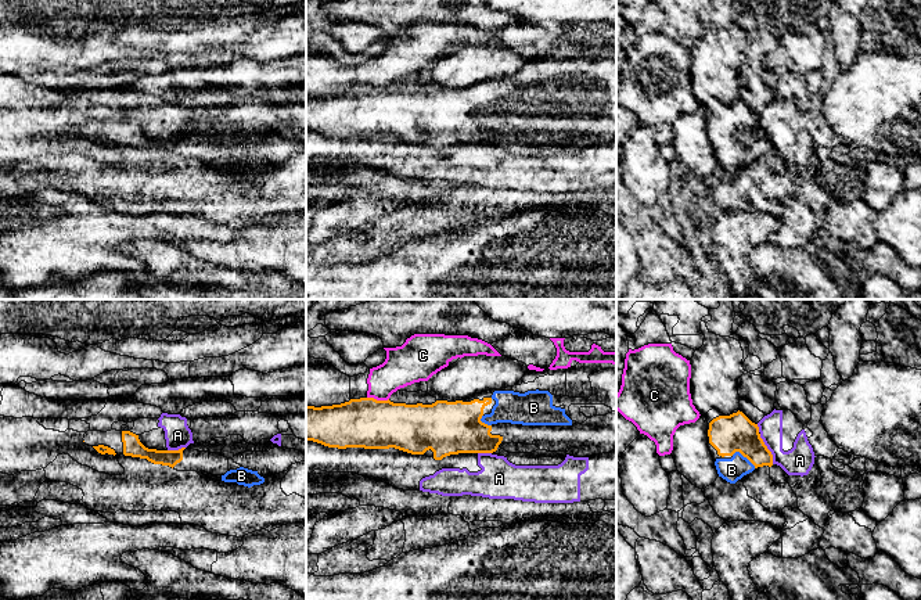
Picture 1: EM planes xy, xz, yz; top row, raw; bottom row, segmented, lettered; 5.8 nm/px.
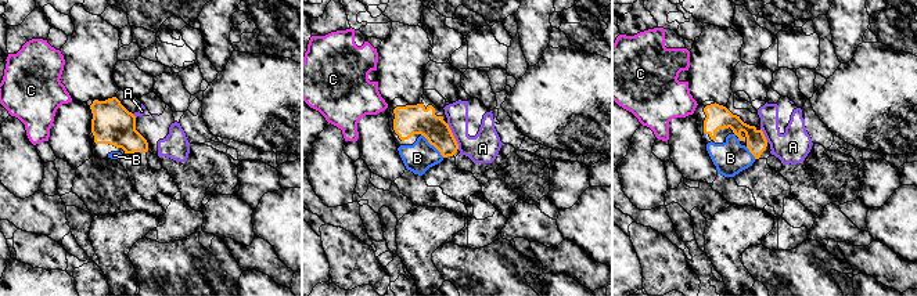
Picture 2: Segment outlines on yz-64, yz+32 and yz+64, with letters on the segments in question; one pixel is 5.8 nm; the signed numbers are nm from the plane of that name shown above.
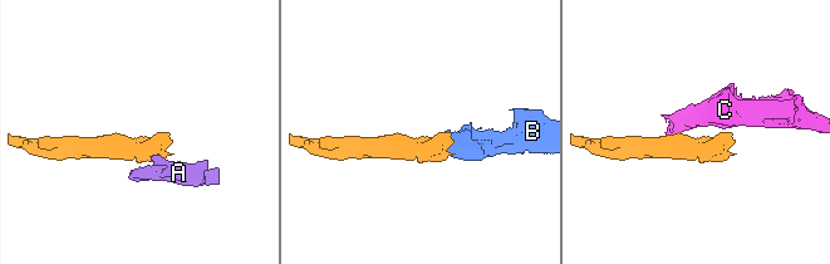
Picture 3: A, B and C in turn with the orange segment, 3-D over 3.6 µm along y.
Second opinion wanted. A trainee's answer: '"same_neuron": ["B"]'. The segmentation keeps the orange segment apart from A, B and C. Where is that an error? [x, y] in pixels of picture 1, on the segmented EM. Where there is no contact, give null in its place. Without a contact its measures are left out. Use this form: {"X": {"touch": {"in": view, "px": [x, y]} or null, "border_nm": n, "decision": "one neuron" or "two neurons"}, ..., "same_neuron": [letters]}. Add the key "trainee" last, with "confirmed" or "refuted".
{"A": {"touch": {"in": "yz", "px": [767, 449]}, "border_nm": 190, "decision": "two neurons"}, "B": {"touch": {"in": "yz", "px": [744, 456]}, "border_nm": 160, "decision": "one neuron"}, "C": {"touch": {"in": "xz", "px": [378, 401]}, "border_nm": 130, "decision": "two neurons"}, "same_neuron": ["B"], "trainee": "confirmed"}

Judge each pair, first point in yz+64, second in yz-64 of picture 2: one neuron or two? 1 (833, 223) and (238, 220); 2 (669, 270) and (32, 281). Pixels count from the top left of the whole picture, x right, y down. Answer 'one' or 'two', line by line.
1: one
2: two

